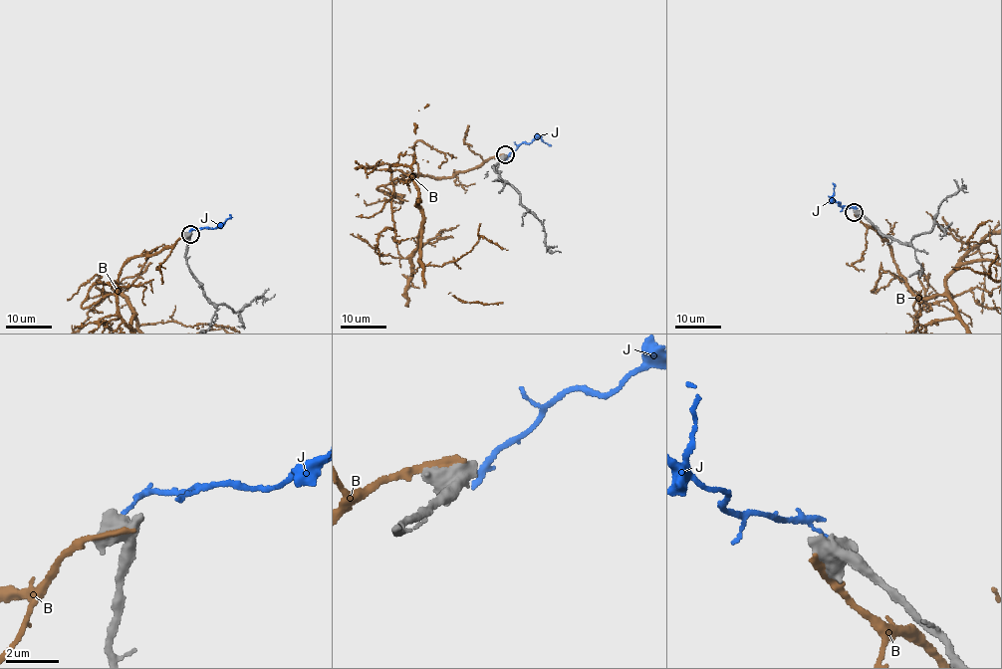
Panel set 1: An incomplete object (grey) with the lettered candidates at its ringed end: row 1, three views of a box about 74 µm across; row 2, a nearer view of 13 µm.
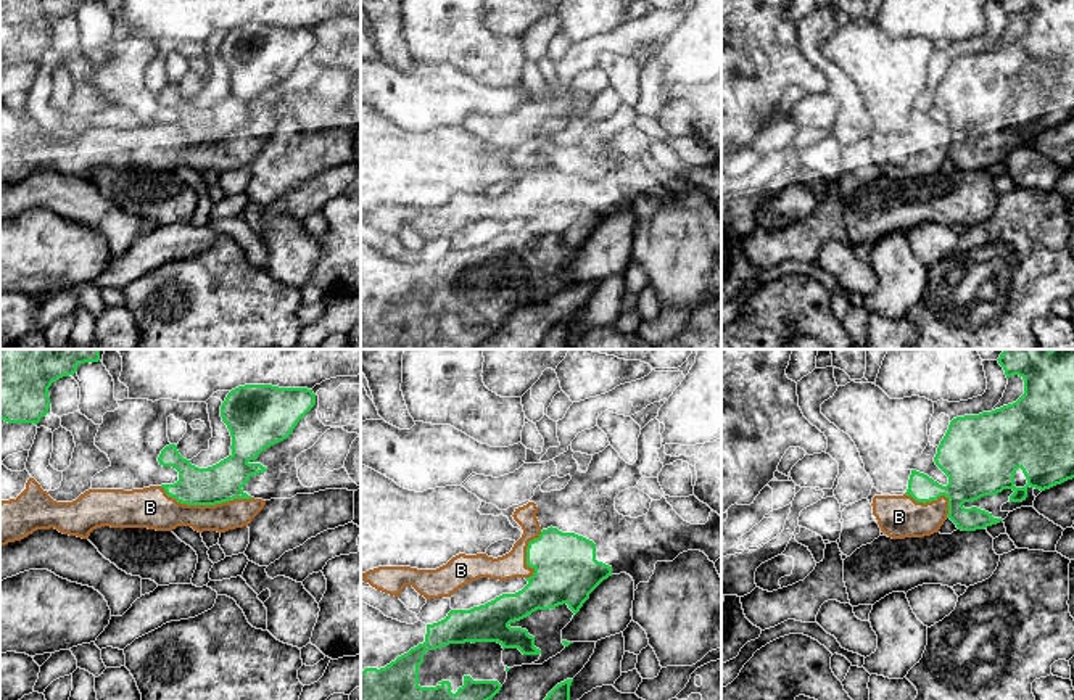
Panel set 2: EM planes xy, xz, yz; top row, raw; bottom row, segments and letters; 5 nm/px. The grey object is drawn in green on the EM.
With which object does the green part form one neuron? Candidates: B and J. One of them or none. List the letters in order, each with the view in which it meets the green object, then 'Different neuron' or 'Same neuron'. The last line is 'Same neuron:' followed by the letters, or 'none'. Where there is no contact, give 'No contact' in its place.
B: Touches green in xy. Different neuron
J: No contact. Different neuron
Same neuron: none

